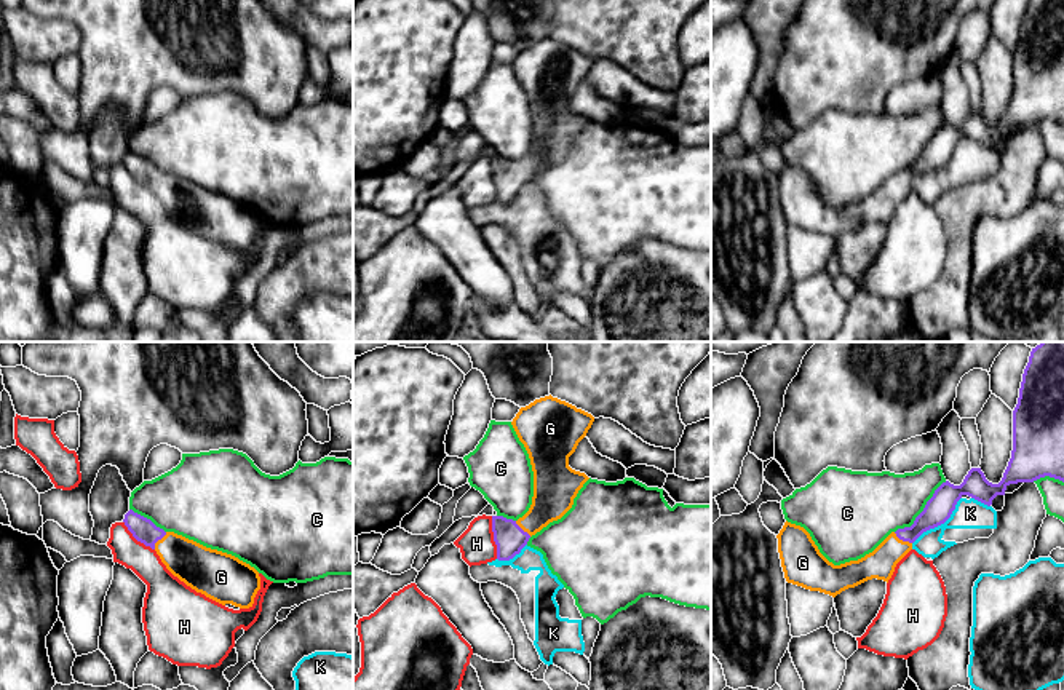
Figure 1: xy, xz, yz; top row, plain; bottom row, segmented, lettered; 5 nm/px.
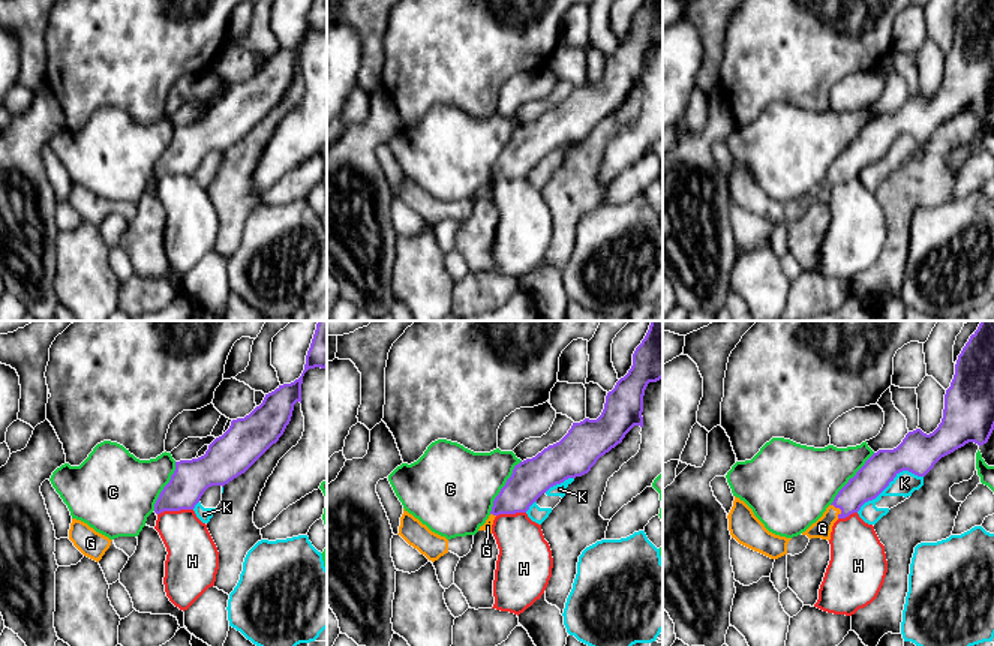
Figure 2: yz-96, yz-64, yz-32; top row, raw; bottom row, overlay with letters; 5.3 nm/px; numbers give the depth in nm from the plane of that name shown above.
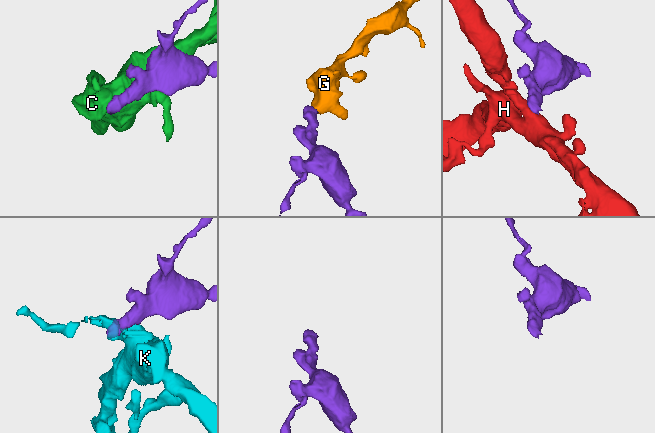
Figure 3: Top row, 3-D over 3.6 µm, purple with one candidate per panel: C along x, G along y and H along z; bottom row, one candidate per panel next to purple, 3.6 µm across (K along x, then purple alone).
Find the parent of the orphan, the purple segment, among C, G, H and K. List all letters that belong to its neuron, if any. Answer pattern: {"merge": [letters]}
{"merge": ["G"]}

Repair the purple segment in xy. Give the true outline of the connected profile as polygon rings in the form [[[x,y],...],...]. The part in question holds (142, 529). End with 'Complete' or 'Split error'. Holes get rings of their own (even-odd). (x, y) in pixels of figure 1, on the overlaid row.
[[[133,510],[125,514],[123,522],[137,541],[155,549],[166,569],[197,593],[201,593],[222,605],[232,604],[240,609],[252,607],[254,597],[260,589],[260,577],[249,564],[232,554],[206,548],[174,532],[165,532],[150,519]]]. Split error

